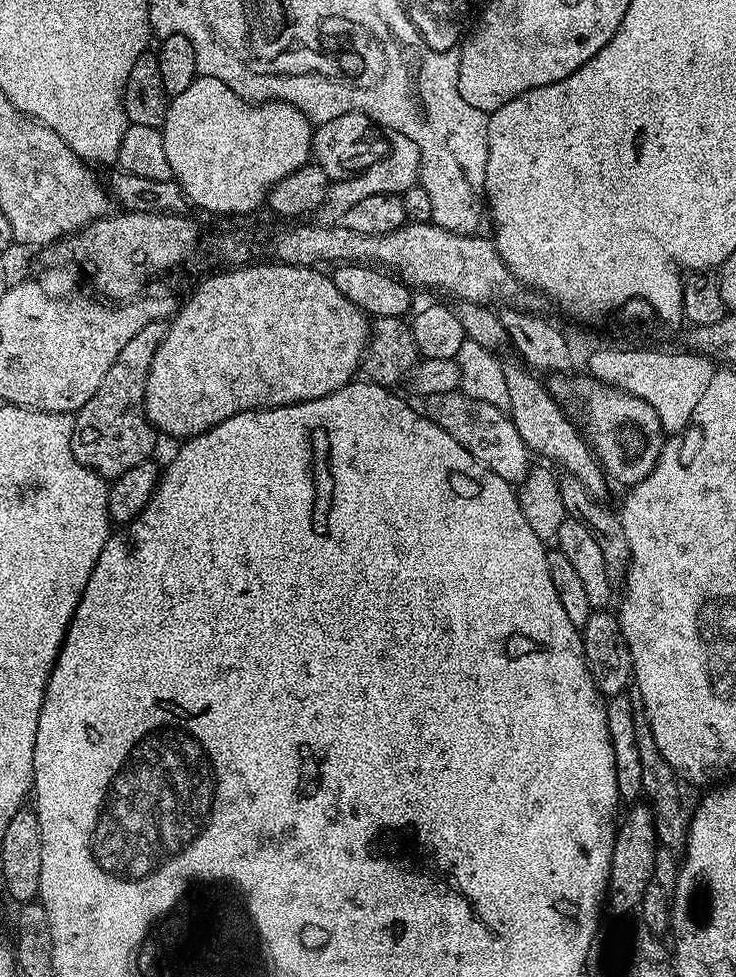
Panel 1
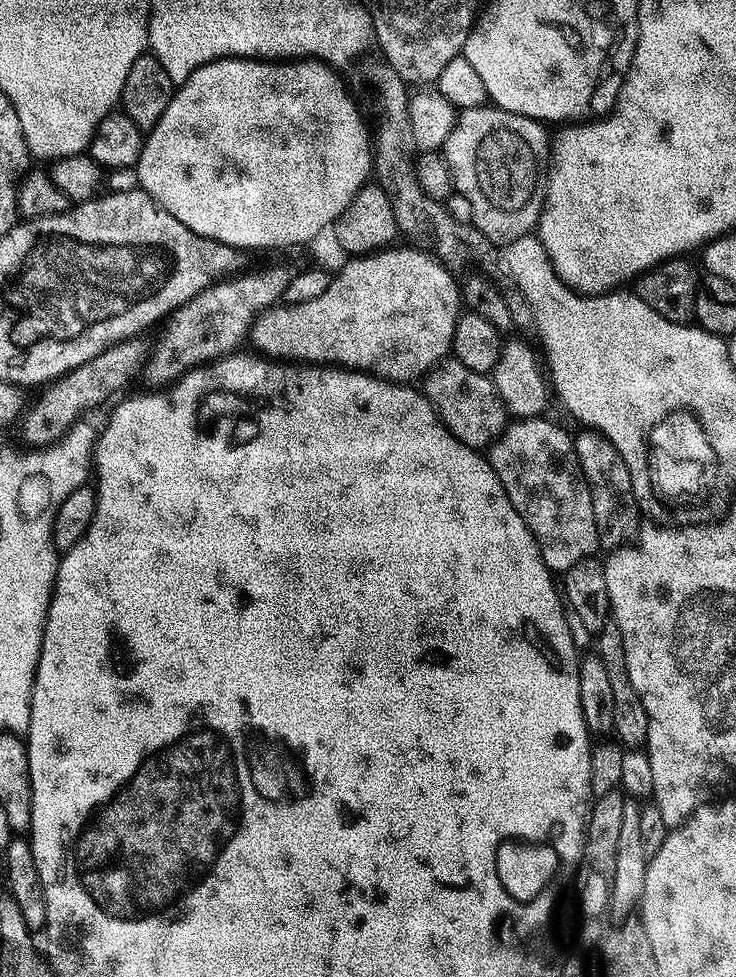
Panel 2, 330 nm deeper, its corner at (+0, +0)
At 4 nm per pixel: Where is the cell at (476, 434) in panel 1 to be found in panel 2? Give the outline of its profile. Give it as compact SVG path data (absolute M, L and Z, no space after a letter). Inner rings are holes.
M520 418L509 423L503 435L487 449L486 455L494 474L502 482L514 510L540 543L540 553L553 574L569 572L578 562L595 557L600 548L598 526L594 522L594 502L590 502L588 479L580 469L576 442L568 428L559 428L543 418Z

